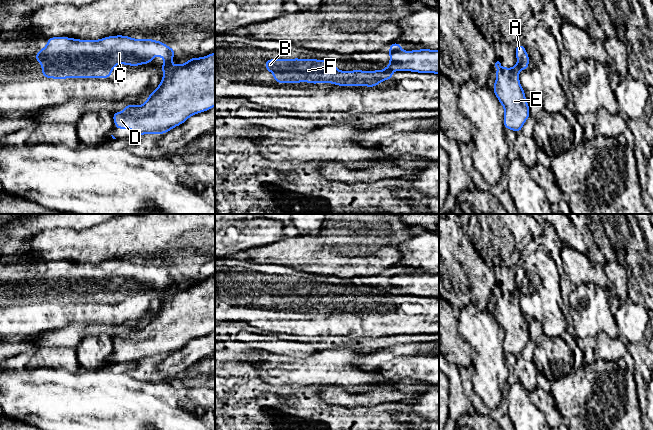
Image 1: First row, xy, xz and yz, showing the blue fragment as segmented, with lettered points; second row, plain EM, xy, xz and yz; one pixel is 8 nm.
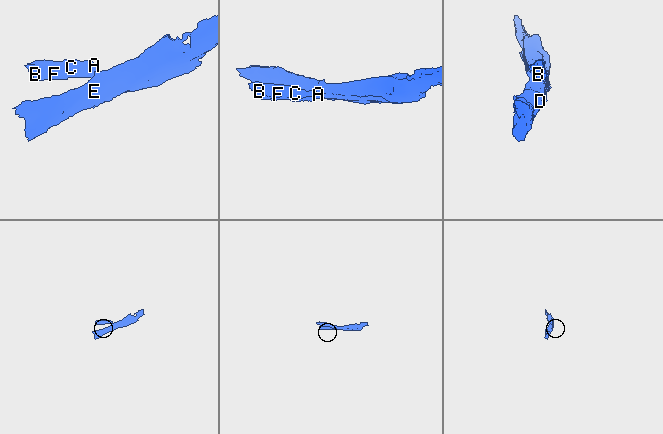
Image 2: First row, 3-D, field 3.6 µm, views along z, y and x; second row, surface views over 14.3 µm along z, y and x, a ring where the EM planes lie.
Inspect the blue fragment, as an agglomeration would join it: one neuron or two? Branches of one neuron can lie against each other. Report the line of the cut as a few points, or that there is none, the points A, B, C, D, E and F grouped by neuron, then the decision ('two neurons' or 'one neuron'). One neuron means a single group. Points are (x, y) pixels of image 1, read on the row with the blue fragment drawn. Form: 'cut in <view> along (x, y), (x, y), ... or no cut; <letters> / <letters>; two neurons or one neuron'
cut in xy along (170, 64), (161, 69); A B C F / D E; two neurons

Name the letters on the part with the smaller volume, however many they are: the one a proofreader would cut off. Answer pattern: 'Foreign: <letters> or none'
Foreign: A, B, C, F

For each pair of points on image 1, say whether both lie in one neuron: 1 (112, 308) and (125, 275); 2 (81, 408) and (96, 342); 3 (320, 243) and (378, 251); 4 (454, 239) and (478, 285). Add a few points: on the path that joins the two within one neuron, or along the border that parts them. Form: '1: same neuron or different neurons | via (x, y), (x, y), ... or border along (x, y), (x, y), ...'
1: same neuron | via (107, 299), (107, 290), (116, 281)
2: different neurons | border along (103, 368), (84, 370)
3: same neuron | via (334, 243), (343, 251), (364, 251)
4: same neuron | via (461, 250), (475, 266), (477, 274)

